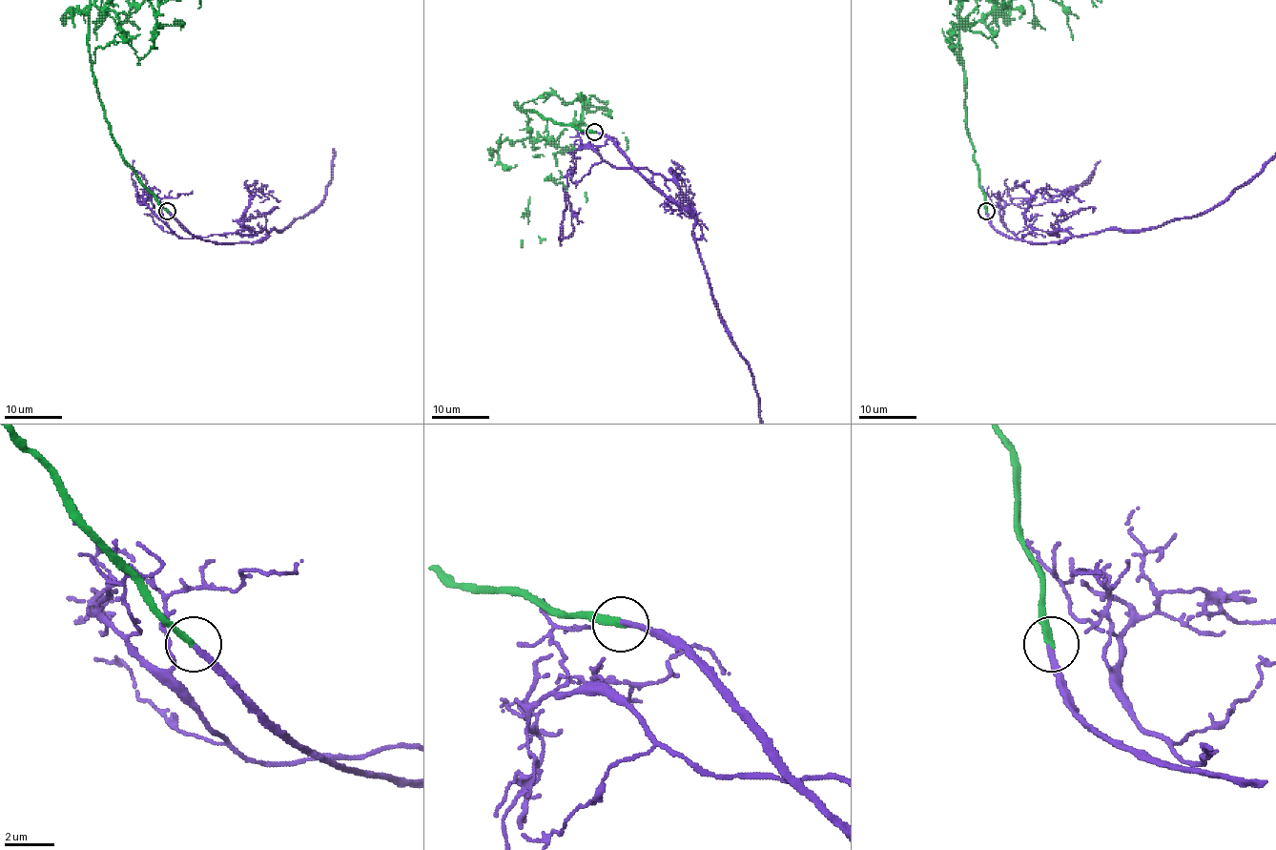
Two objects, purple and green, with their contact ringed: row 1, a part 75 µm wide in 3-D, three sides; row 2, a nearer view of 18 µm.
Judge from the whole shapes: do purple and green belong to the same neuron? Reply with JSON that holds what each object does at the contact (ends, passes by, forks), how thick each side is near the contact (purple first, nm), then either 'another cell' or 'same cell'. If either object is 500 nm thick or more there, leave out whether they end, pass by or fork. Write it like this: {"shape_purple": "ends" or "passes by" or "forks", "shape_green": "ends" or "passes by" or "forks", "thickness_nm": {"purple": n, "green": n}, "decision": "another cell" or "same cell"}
{"shape_purple": "ends", "shape_green": "ends", "thickness_nm": {"purple": 200, "green": 240}, "decision": "same cell"}

